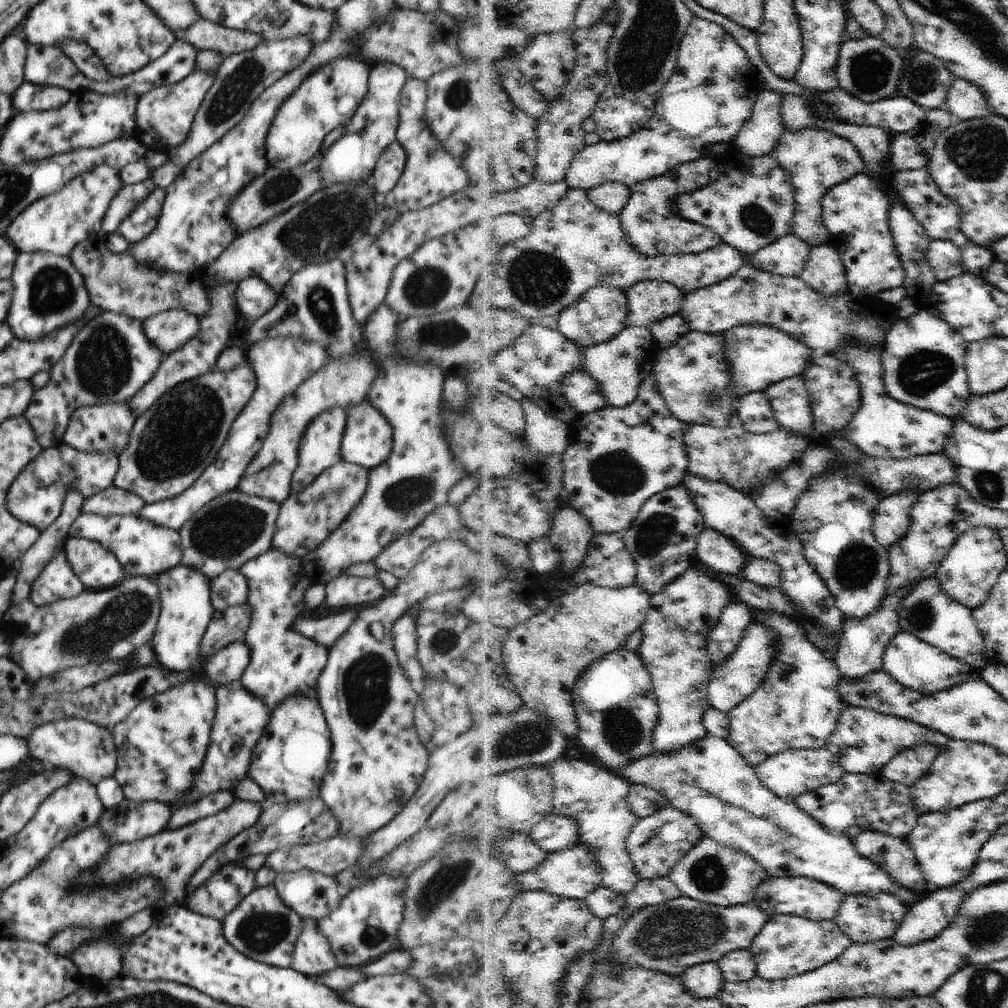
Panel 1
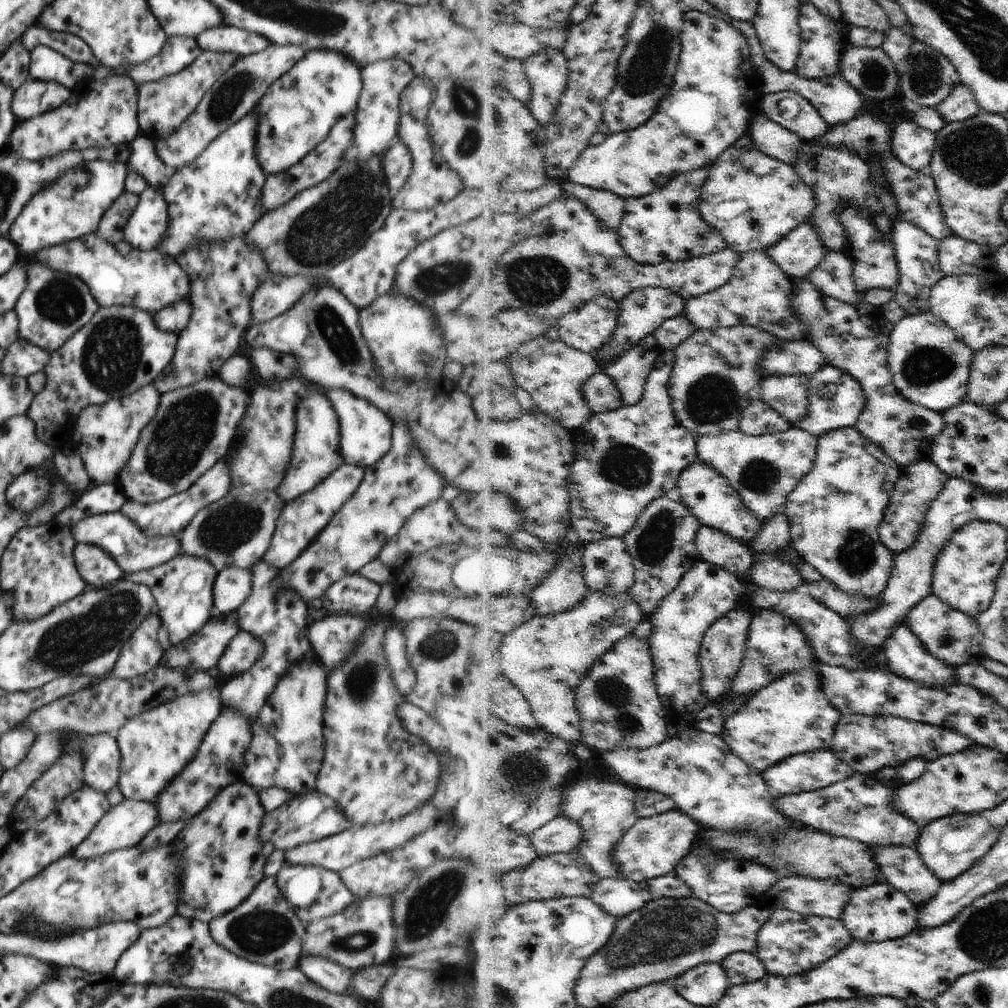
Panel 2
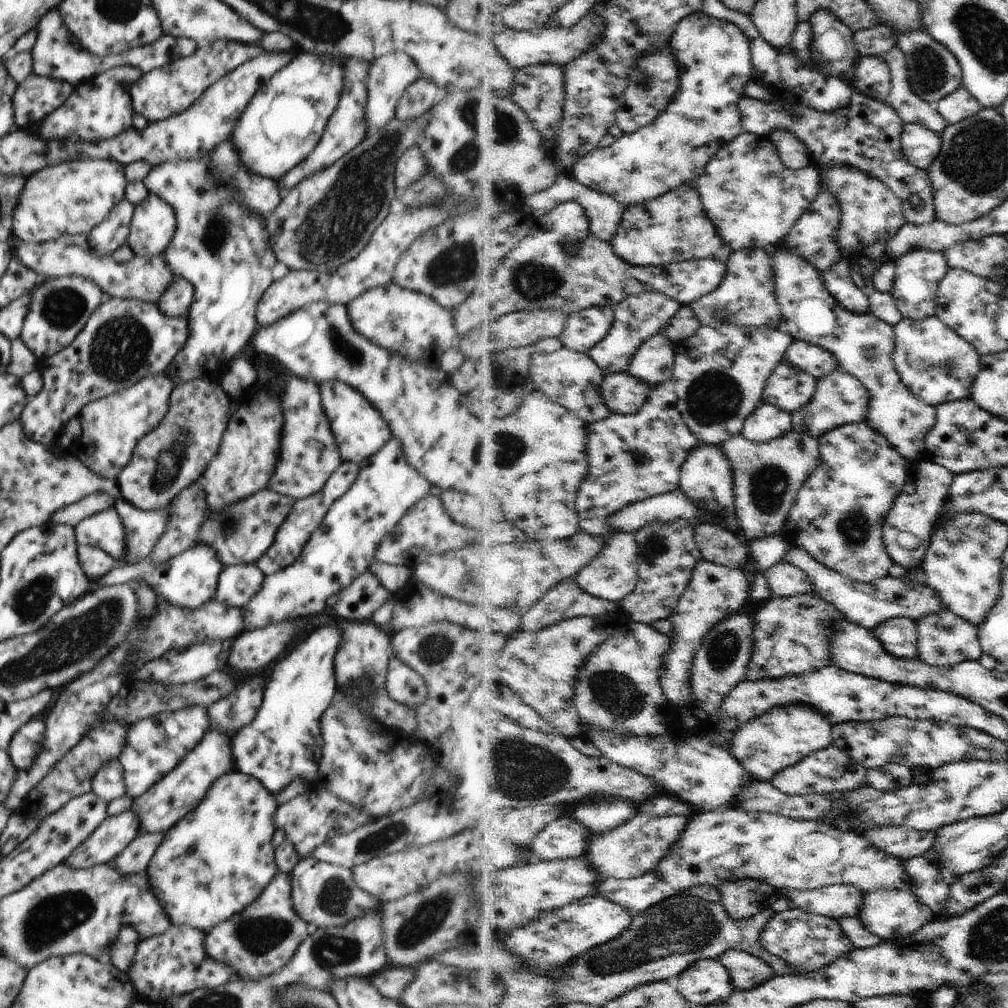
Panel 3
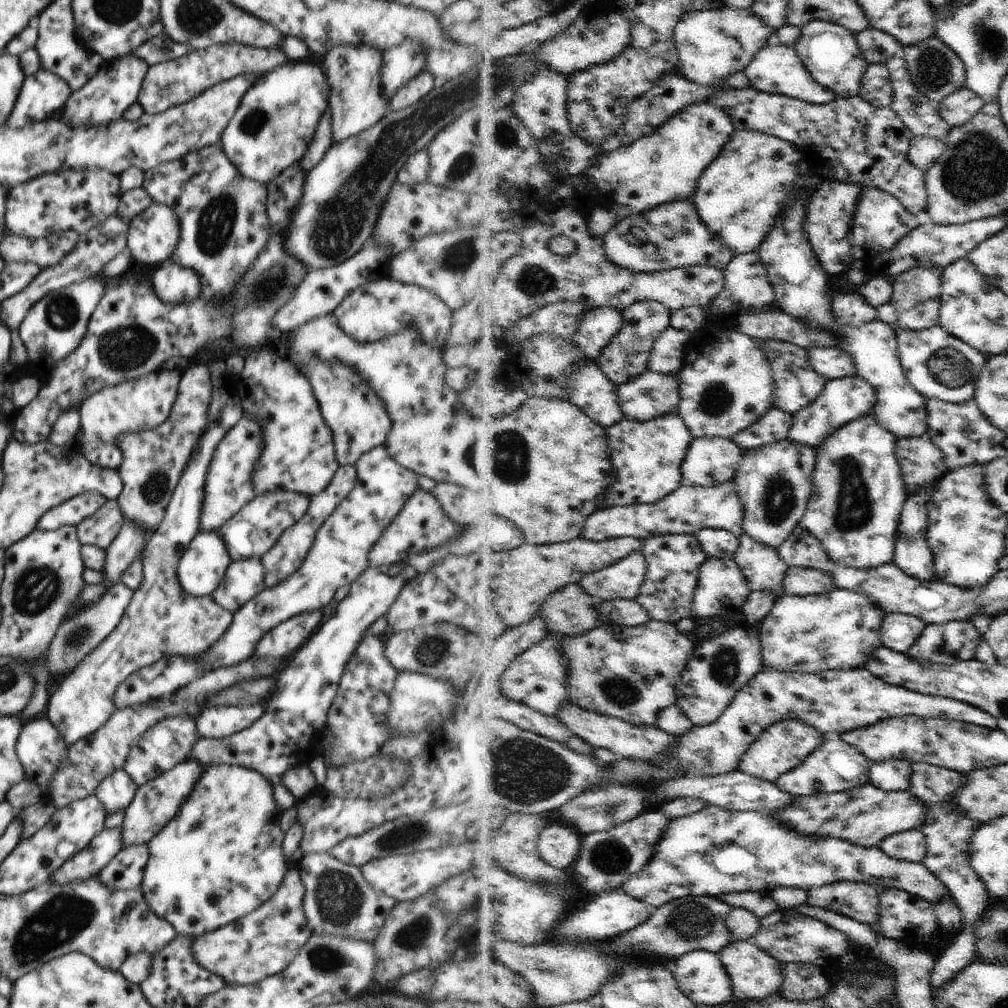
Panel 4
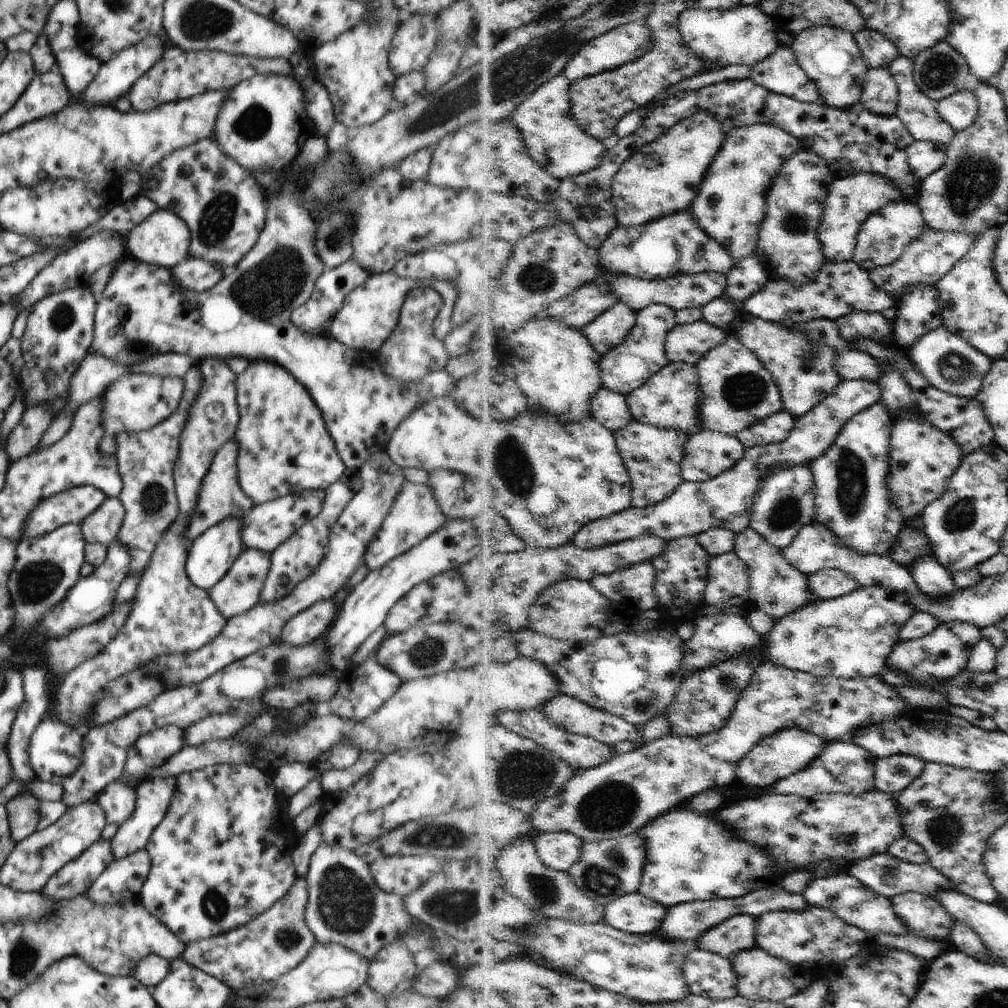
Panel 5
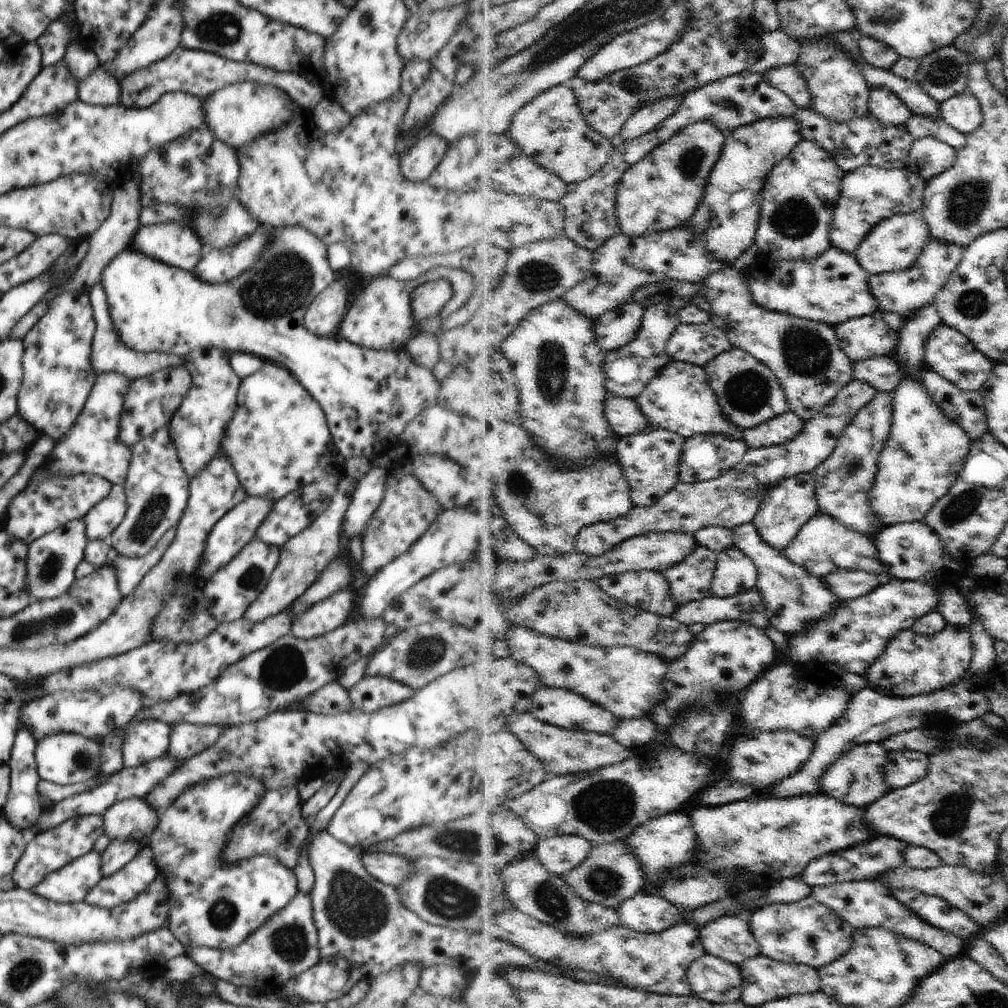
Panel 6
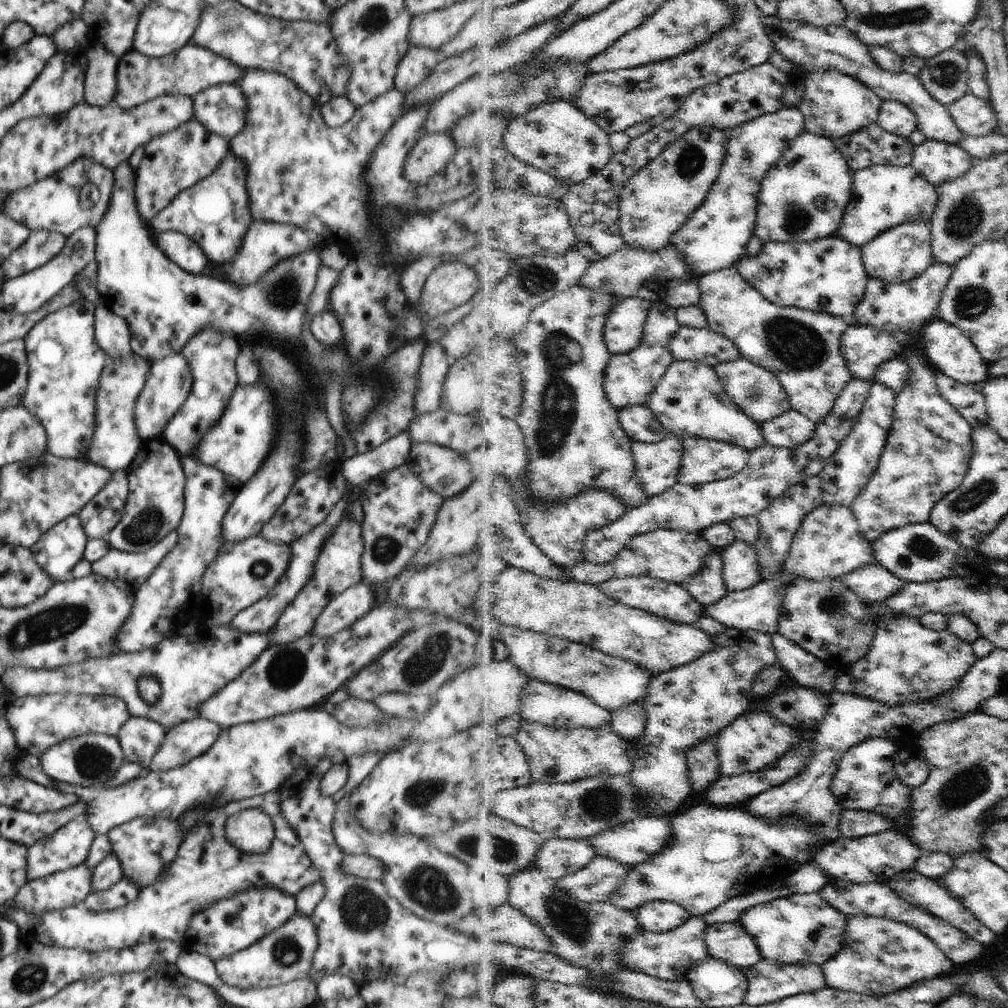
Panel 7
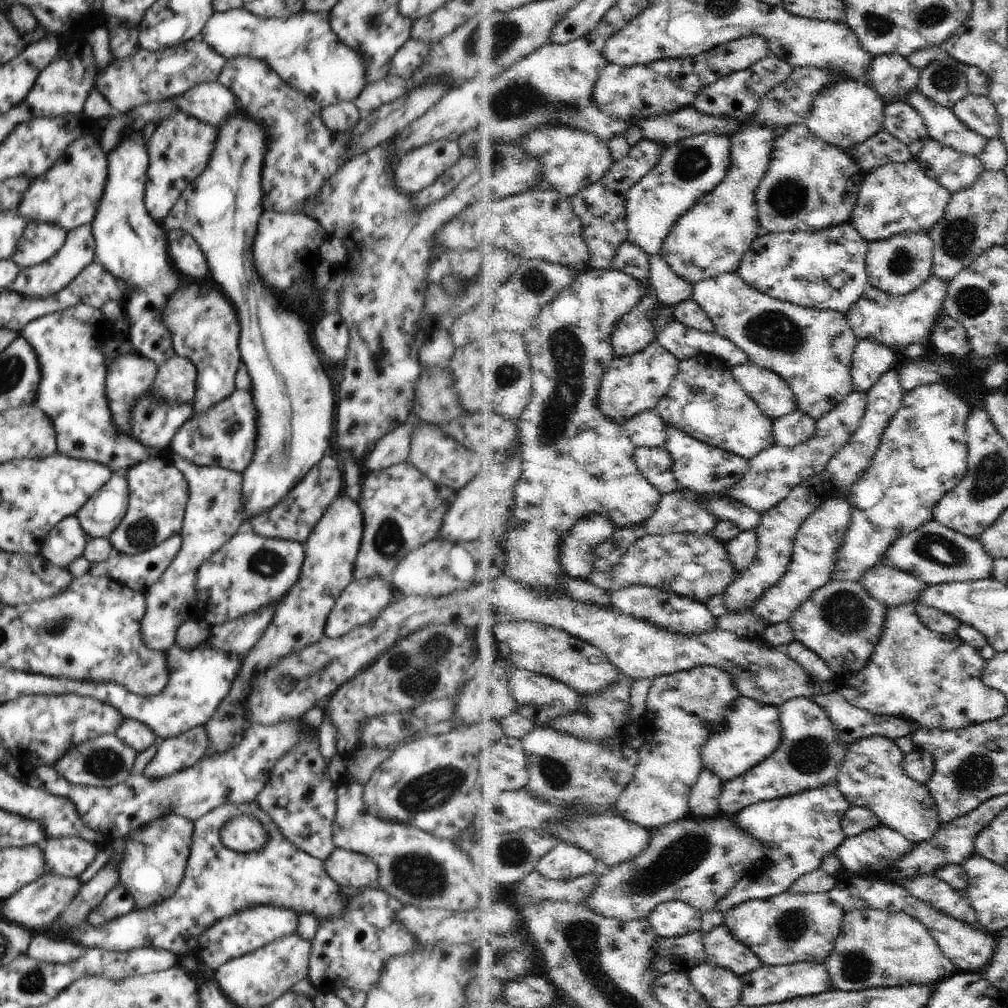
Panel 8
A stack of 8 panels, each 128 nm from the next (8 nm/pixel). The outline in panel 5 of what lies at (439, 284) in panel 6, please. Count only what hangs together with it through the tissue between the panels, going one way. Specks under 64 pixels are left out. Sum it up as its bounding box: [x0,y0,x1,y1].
[378,288,450,382]

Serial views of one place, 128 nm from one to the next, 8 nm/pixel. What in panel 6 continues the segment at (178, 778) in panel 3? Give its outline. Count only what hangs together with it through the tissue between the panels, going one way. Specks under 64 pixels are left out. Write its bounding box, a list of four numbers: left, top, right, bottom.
[101,838,142,877]

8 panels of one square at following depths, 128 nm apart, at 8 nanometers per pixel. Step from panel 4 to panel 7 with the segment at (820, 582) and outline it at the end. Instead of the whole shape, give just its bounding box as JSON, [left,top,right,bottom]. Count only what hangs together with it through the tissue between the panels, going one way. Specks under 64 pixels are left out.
[842,565,906,606]

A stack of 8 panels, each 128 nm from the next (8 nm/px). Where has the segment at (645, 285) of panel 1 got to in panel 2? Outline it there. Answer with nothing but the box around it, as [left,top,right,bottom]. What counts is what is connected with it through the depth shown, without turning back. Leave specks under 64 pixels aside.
[594,287,687,367]

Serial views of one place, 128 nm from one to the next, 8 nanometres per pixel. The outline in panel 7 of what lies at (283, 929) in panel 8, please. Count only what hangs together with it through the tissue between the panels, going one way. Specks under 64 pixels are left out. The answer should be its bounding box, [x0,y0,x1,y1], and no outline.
[184,888,296,962]

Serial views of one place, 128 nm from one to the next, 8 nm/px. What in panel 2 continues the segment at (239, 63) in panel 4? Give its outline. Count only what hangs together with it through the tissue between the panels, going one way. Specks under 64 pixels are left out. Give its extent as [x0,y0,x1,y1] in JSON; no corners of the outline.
[137,51,237,140]

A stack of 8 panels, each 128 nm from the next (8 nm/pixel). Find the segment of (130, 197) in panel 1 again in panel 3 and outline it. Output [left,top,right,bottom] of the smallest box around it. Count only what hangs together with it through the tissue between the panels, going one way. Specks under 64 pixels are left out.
[86,198,134,256]

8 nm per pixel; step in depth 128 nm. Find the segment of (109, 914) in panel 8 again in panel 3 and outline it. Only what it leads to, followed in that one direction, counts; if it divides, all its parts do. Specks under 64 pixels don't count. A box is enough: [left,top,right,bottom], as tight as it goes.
[110,832,164,876]

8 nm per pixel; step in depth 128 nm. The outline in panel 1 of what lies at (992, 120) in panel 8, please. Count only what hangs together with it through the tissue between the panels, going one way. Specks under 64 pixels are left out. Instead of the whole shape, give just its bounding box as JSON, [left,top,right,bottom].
[940,77,992,121]

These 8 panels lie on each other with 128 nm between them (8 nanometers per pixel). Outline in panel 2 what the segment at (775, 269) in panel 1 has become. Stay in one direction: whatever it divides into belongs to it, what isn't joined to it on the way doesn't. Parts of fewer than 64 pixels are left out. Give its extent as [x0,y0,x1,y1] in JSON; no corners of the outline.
[768,221,832,278]

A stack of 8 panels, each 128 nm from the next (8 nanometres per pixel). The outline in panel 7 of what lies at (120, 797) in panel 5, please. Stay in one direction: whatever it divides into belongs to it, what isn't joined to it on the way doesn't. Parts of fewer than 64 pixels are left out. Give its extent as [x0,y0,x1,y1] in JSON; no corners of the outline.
[107,818,182,889]

